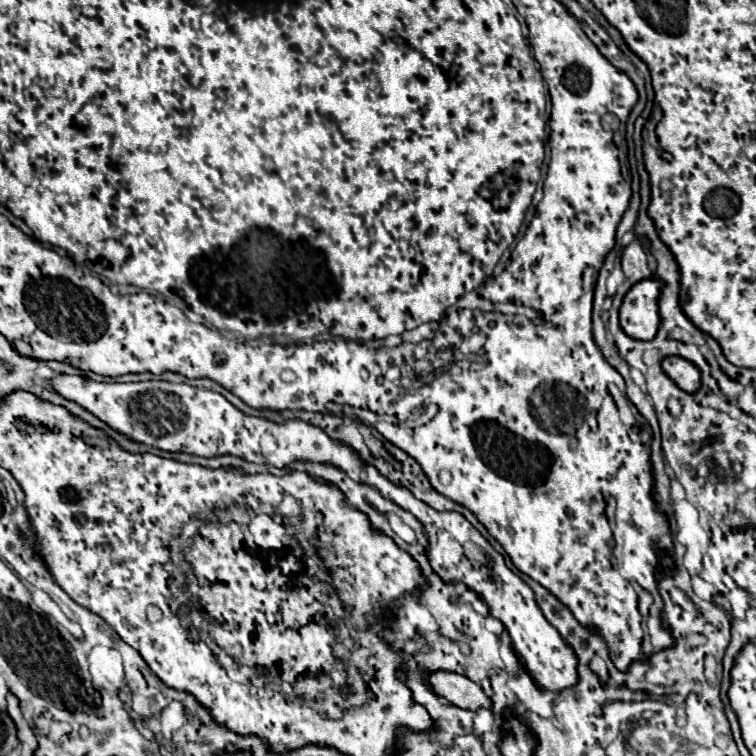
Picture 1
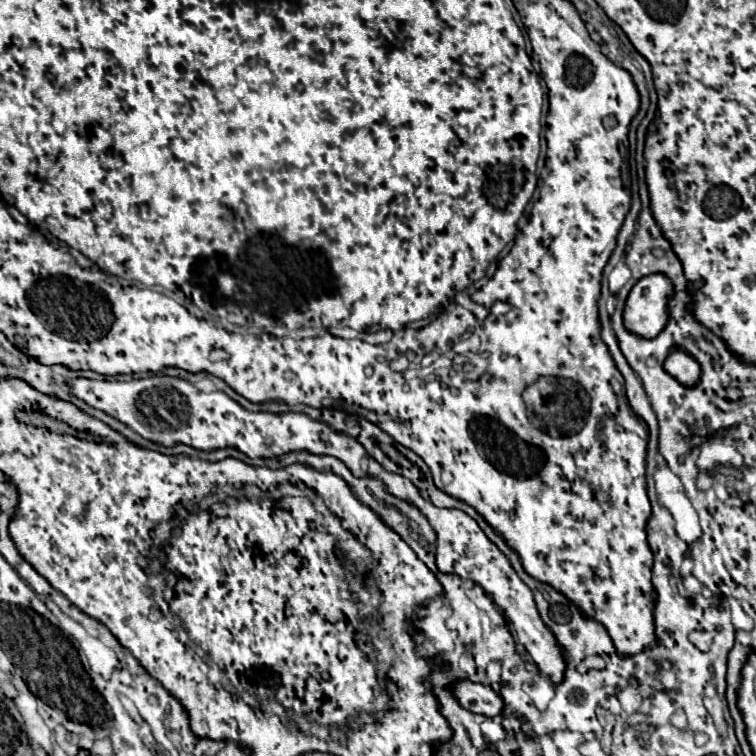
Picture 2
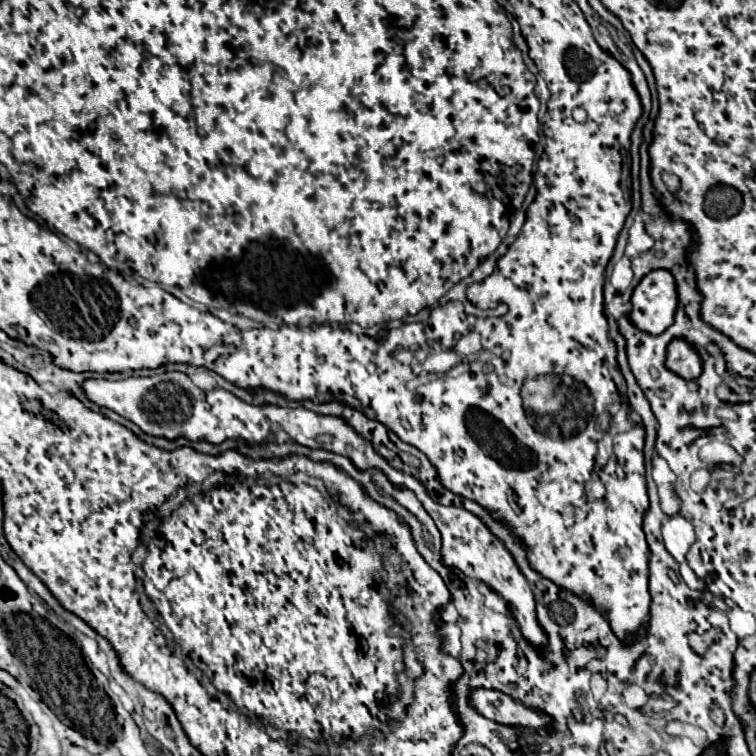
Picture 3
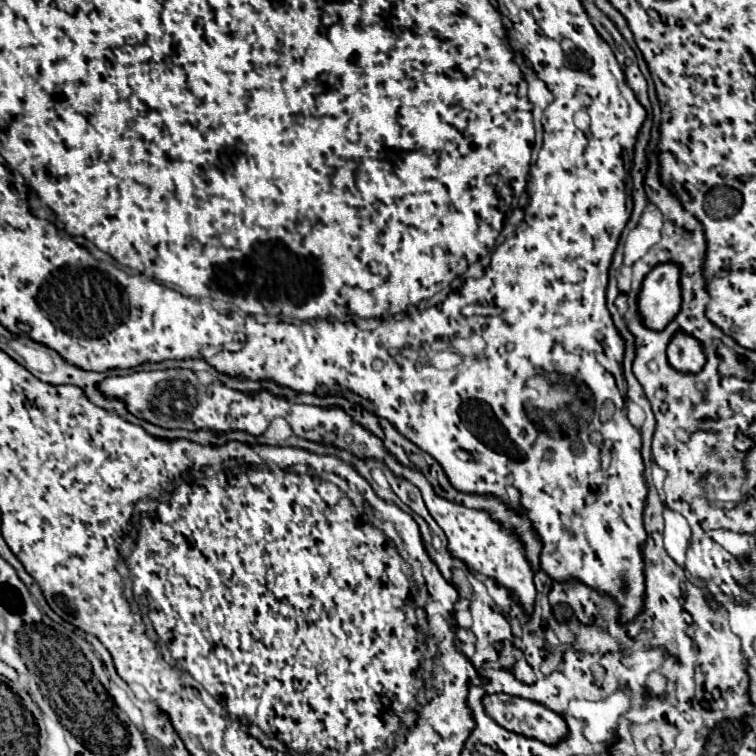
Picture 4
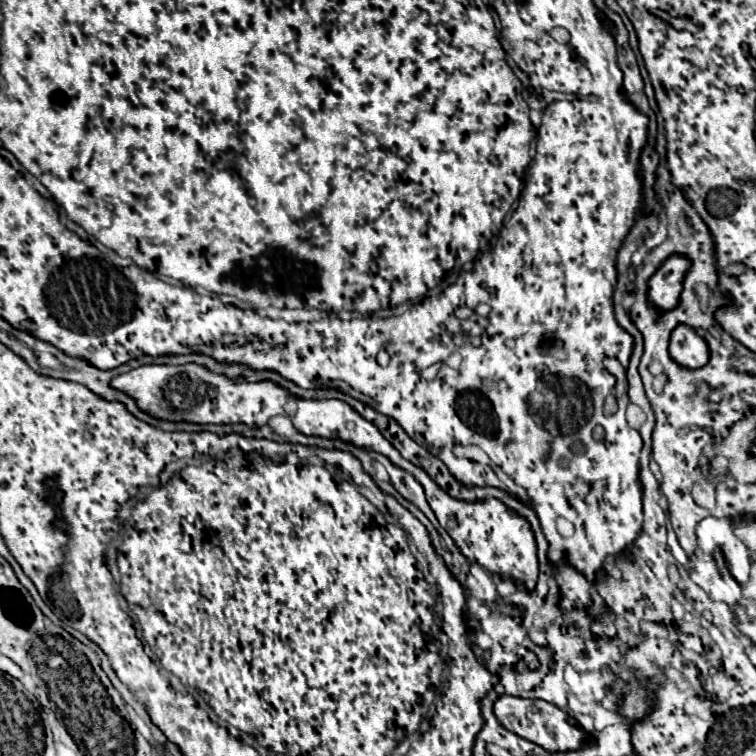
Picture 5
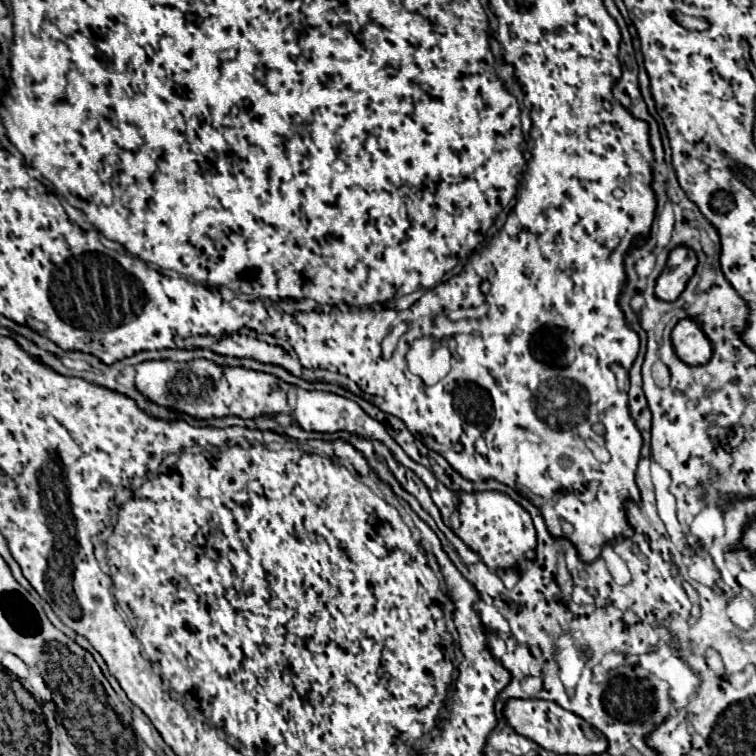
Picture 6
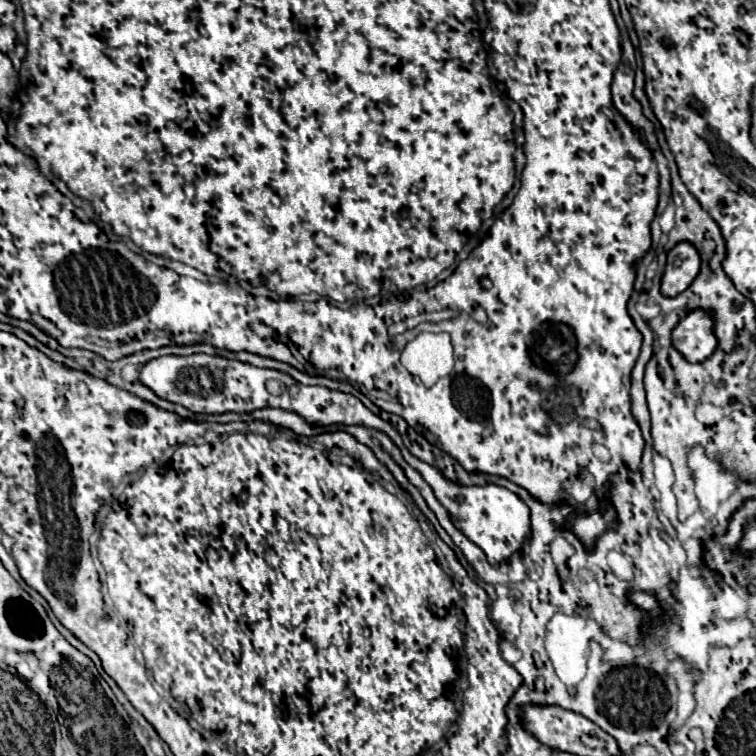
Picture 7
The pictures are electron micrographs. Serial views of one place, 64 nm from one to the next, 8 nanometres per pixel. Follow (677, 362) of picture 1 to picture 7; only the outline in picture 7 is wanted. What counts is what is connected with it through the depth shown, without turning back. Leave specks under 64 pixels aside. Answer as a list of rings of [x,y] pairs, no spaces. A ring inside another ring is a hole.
[[[704,308],[692,310],[674,328],[672,344],[688,362],[706,360],[718,348],[718,340],[714,336],[712,312]]]

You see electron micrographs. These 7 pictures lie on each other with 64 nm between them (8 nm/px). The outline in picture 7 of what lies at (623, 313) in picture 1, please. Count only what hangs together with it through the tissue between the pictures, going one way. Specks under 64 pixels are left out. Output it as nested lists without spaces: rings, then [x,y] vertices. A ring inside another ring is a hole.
[[[680,242],[668,252],[668,264],[664,270],[660,292],[664,296],[676,296],[684,292],[684,288],[688,288],[688,284],[692,284],[698,274],[700,254],[696,252],[696,248],[692,248],[692,244]]]

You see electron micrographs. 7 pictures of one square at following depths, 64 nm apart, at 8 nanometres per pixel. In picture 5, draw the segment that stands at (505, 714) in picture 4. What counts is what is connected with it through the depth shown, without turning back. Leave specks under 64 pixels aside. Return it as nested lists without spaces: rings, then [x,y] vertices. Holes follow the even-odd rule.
[[[500,696],[494,704],[494,714],[502,722],[504,728],[510,732],[542,746],[548,752],[568,752],[568,750],[580,750],[584,744],[590,744],[592,736],[578,726],[578,722],[564,710],[560,710],[554,704],[548,704],[544,700],[528,700],[528,698],[516,698],[516,696]]]

